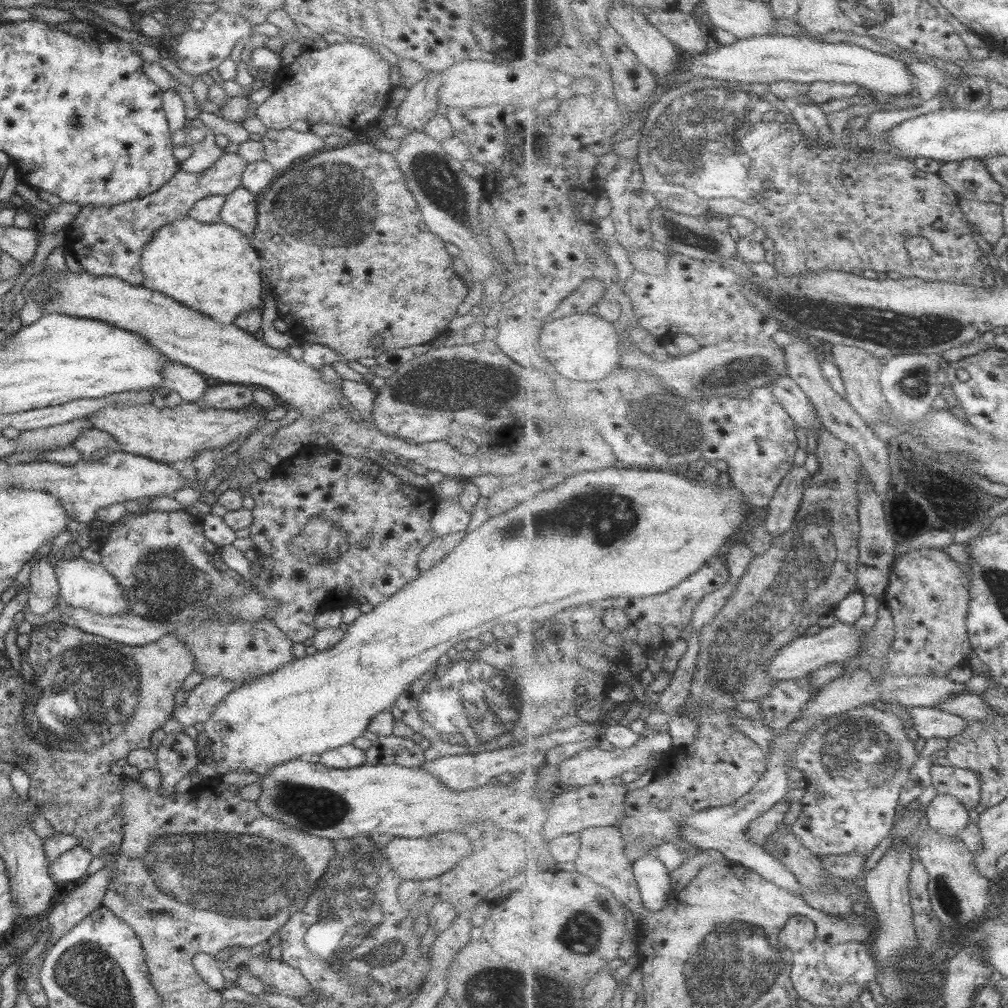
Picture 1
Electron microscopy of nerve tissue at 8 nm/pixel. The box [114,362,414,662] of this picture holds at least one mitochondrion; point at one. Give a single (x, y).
(165, 581)

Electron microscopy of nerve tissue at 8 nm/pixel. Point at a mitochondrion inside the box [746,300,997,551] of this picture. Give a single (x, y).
(915, 381)

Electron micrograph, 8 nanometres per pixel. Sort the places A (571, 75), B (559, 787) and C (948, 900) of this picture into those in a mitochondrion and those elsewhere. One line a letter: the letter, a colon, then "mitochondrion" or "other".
A: other
B: other
C: mitochondrion

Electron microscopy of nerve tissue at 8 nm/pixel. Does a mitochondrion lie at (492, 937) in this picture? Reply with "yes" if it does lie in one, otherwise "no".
no

